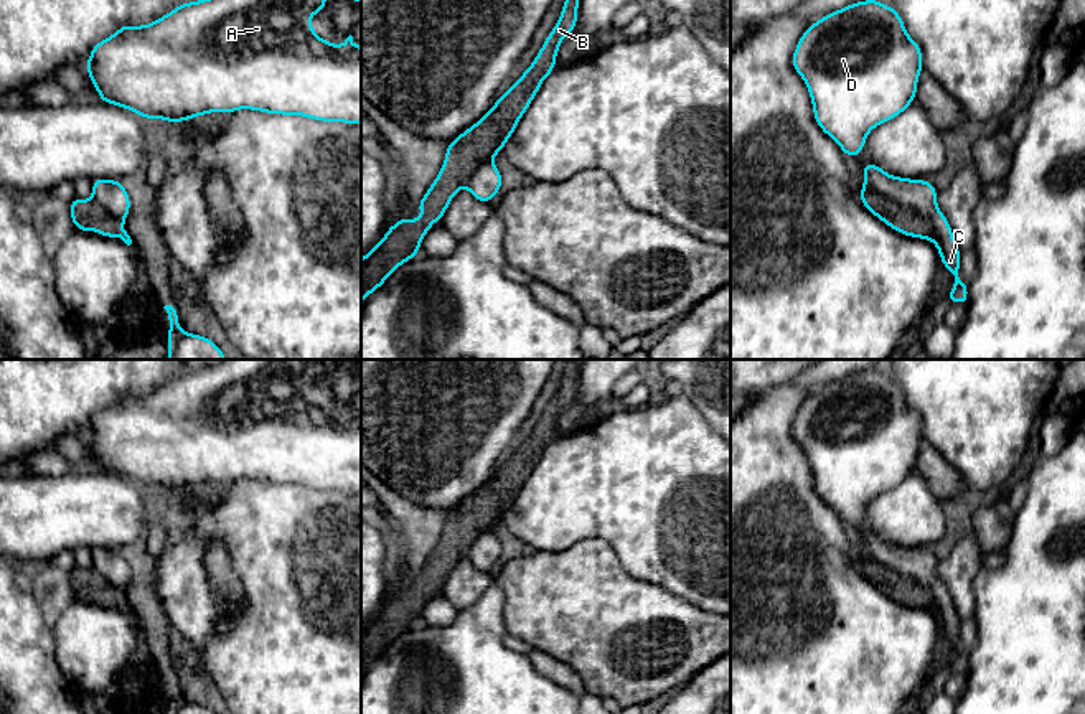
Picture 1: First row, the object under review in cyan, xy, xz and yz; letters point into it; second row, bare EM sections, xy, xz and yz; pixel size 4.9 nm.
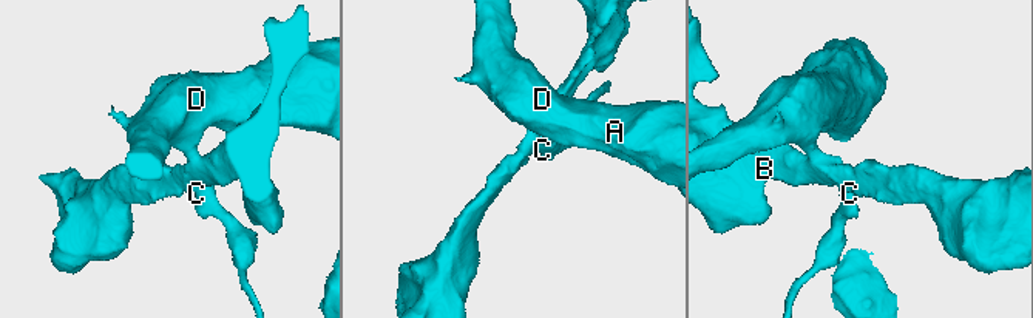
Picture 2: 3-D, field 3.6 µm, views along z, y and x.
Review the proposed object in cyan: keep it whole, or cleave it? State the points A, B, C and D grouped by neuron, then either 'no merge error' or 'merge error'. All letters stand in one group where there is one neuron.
A C D / B | merge error

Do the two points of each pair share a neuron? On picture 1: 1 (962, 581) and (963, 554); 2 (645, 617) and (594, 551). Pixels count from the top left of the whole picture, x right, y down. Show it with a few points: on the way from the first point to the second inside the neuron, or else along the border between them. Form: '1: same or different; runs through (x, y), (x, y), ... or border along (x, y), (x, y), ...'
1: same; runs through (962, 574), (963, 561)
2: same; runs through (629, 601), (596, 568)

